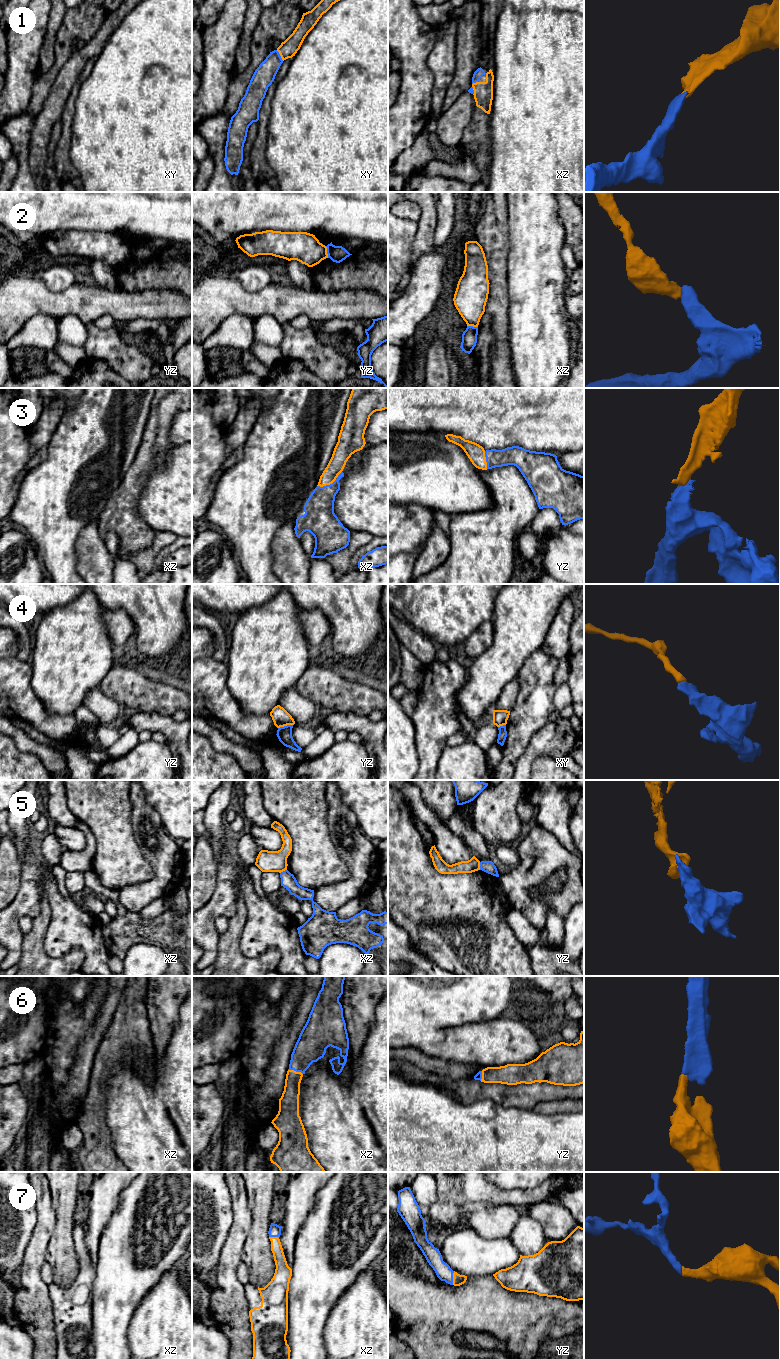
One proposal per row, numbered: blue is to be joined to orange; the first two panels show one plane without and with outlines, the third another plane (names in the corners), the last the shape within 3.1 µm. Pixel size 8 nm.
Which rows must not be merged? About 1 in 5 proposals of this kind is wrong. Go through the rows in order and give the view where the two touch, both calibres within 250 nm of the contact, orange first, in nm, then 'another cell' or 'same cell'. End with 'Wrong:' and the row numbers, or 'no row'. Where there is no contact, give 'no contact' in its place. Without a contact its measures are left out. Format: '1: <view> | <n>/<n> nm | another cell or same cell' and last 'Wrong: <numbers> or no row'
1: xy | 140/170 nm | same cell
2: yz | 240/130 nm | another cell
3: xz | 130/240 nm | same cell
4: yz | 140/120 nm | another cell
5: yz | 110/100 nm | another cell
6: xz | 160/240 nm | same cell
7: yz | 90/130 nm | same cell
Wrong: 2, 4, 5

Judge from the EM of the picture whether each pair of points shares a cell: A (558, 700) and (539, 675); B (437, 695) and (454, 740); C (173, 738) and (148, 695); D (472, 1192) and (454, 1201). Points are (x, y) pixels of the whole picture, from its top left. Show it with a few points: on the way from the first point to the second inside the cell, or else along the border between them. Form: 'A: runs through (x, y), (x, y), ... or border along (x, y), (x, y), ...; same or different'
A: border along (557, 686), (553, 696), (554, 710); different
B: border along (456, 732), (447, 739), (445, 745); different
C: border along (135, 710), (158, 712), (171, 716); different
D: runs through (468, 1192), (463, 1192), (458, 1197); same

